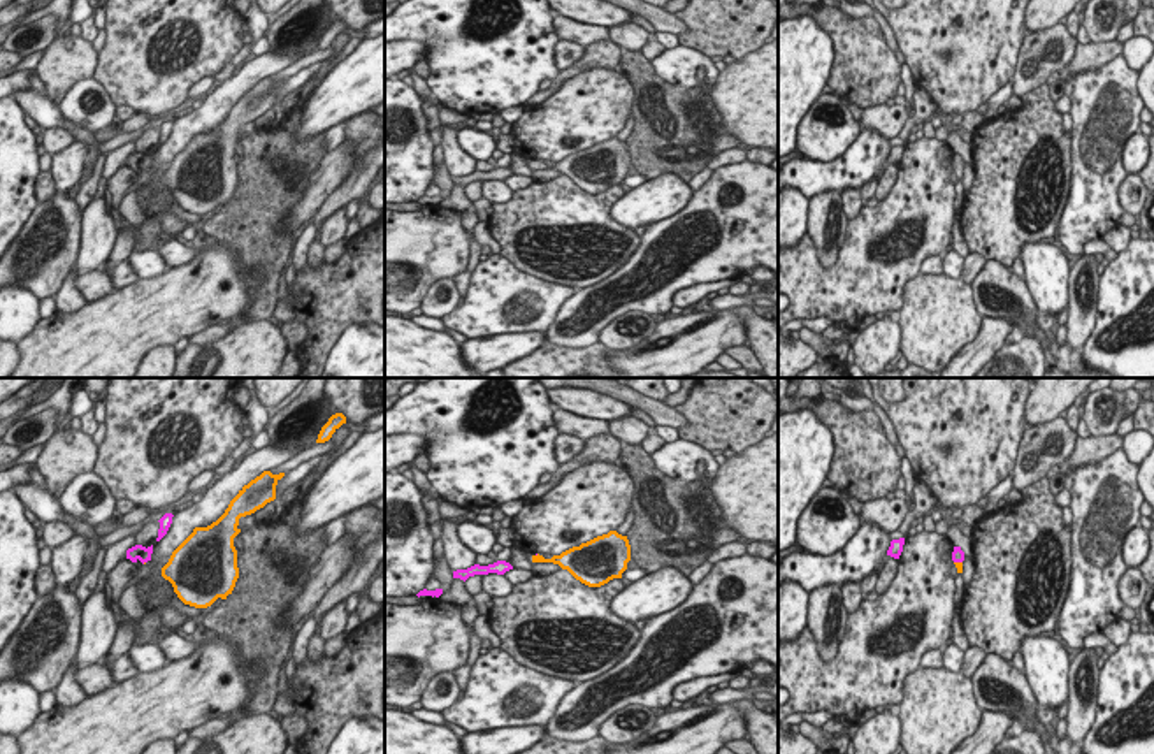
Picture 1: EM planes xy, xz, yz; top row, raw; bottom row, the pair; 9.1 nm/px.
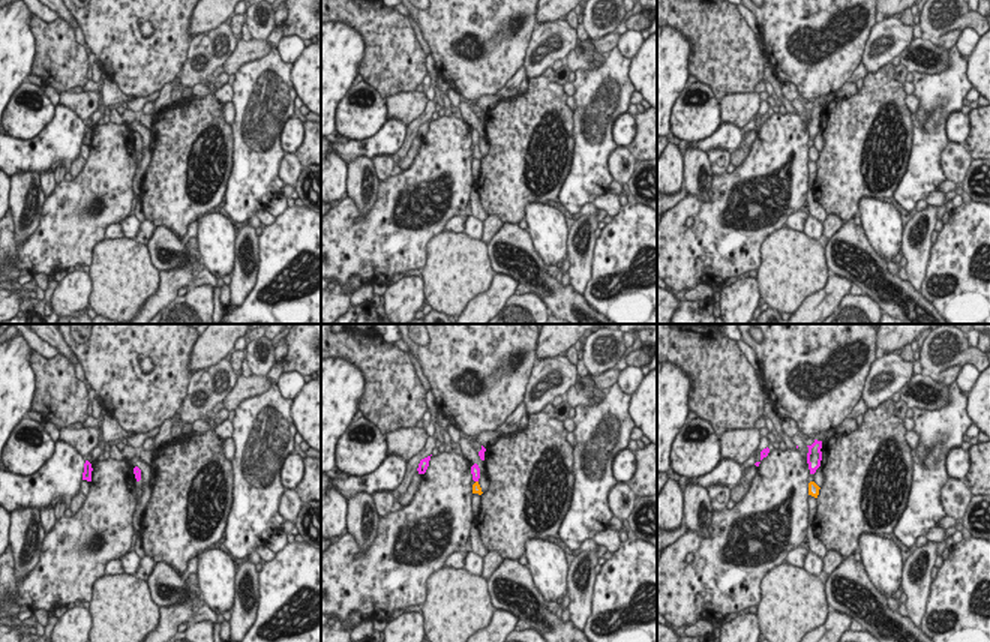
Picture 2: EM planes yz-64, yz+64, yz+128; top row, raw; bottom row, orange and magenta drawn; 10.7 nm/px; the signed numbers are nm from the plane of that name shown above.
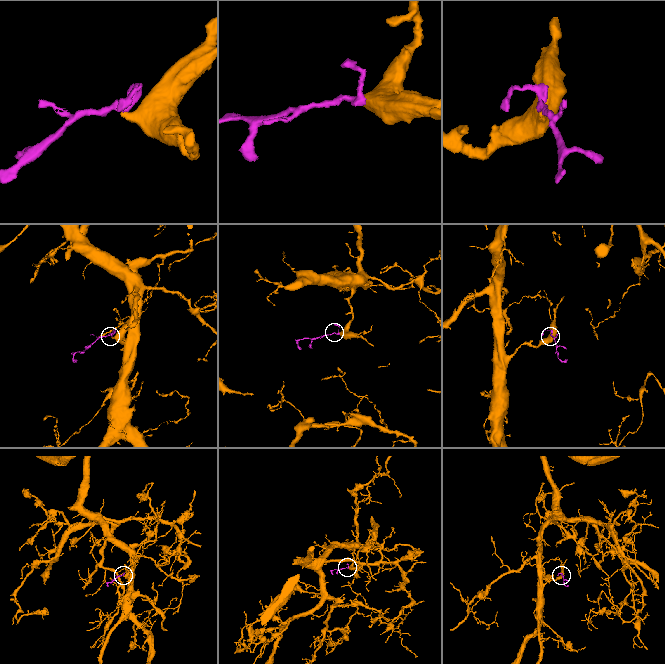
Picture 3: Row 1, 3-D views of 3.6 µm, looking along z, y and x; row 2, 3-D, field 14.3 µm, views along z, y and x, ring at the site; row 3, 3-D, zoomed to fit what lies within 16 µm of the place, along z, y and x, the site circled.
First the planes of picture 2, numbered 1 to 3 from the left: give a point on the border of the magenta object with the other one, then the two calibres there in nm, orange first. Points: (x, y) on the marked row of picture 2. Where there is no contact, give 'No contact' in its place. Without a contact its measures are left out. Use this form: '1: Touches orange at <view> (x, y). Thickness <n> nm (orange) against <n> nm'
1: No contact
2: No contact
3: No contact.

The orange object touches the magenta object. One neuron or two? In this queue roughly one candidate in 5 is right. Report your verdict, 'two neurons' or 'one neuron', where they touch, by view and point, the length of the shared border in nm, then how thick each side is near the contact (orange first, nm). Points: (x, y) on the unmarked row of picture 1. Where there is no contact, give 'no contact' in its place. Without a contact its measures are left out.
one neuron; contact yz (958, 169); length 80 nm; calibres 60 and 130 nm

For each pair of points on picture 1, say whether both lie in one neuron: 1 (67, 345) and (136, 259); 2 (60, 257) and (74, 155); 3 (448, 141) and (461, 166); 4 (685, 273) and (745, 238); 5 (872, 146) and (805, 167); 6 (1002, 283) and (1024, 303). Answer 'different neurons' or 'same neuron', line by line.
1: different neurons
2: same neuron
3: same neuron
4: same neuron
5: same neuron
6: same neuron

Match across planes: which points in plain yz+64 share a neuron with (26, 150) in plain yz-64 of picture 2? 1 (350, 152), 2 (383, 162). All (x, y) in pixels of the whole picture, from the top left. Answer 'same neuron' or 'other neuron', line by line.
1: same neuron
2: other neuron

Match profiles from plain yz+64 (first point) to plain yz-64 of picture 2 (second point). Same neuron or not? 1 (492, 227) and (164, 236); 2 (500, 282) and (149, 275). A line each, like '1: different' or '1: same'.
1: different
2: different

